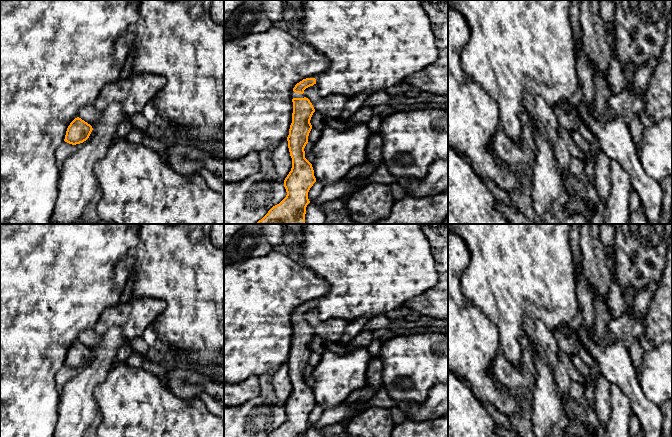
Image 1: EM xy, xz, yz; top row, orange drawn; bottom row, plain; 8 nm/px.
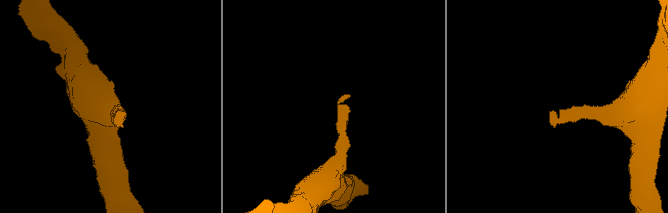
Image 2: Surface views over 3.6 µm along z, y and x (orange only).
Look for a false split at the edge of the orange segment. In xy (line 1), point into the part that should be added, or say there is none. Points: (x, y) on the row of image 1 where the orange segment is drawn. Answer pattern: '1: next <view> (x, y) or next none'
1: next none

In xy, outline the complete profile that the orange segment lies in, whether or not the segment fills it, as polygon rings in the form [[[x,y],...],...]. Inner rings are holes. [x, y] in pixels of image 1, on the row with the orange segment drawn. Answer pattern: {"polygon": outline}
{"polygon": [[[77,117],[68,126],[64,141],[72,145],[83,143],[89,138],[92,130],[90,124]]]}

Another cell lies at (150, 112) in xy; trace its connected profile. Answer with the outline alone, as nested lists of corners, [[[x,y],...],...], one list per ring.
[[[154,99],[150,100],[145,105],[142,113],[149,123],[152,124],[155,121],[156,116],[158,115],[158,111]]]

